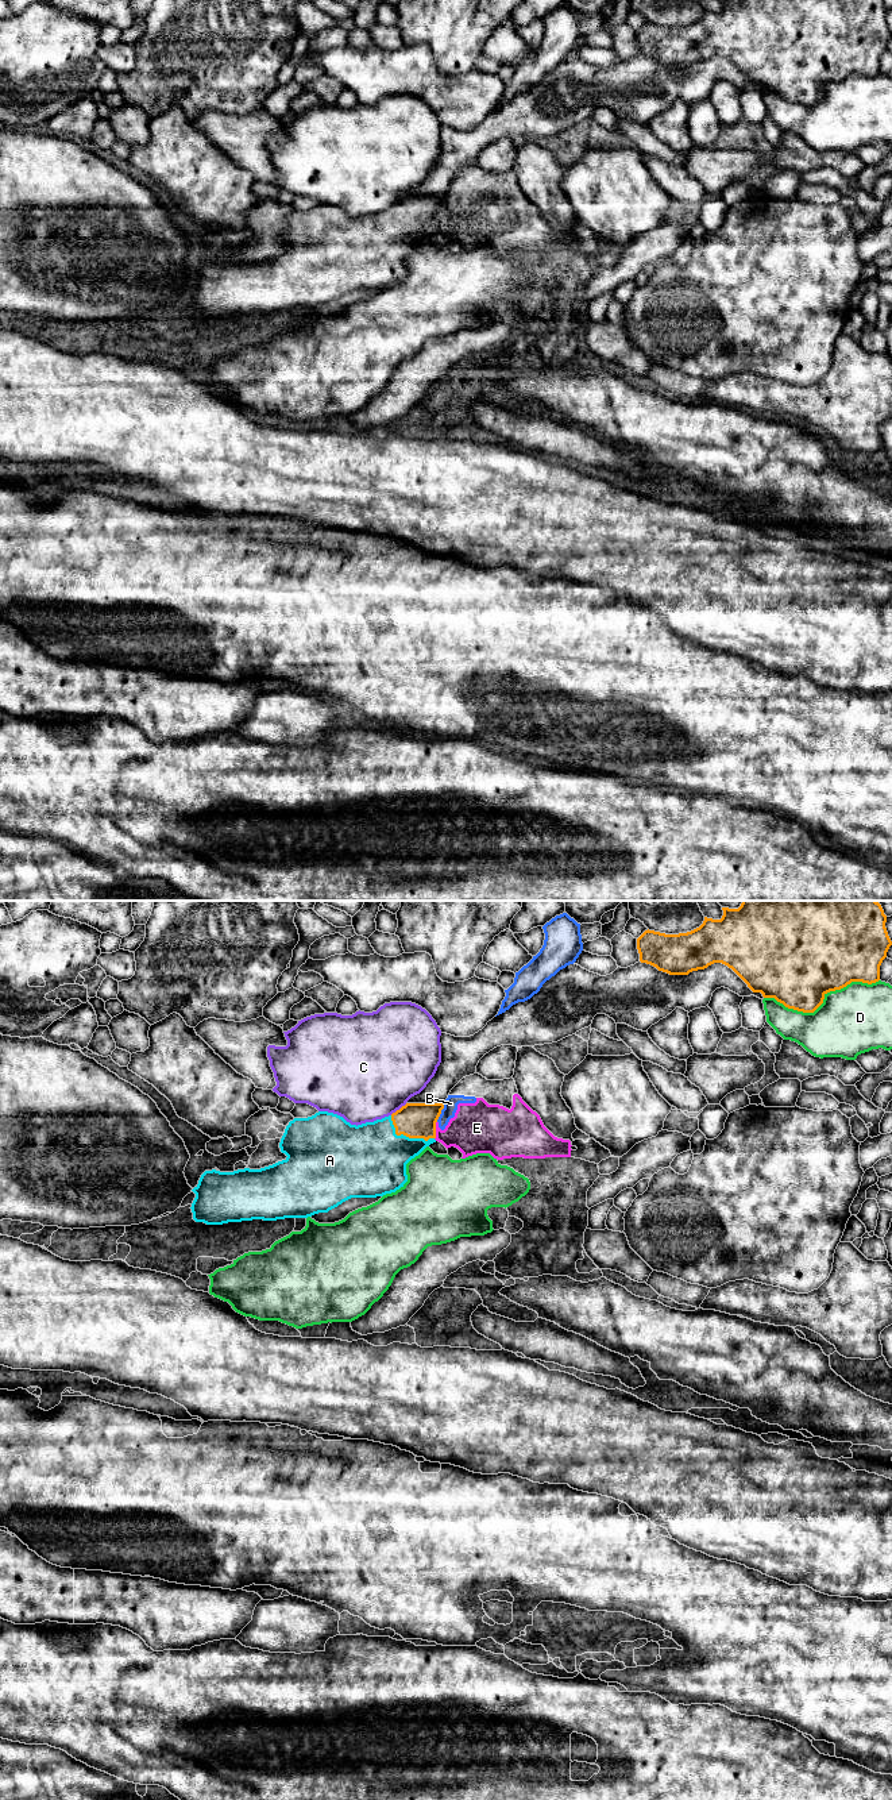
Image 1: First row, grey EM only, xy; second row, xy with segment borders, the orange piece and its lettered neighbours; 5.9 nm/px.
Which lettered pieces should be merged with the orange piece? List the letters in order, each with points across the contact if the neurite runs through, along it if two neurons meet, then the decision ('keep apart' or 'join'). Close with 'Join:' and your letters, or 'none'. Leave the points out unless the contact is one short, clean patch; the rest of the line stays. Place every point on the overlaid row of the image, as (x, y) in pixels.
A: join
B: border xy (444, 1102), (436, 1121); keep apart
C: keep apart
D: keep apart
E: keep apart
Join: A

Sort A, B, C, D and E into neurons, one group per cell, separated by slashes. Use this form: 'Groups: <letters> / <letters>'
Groups: A / B E / C / D

